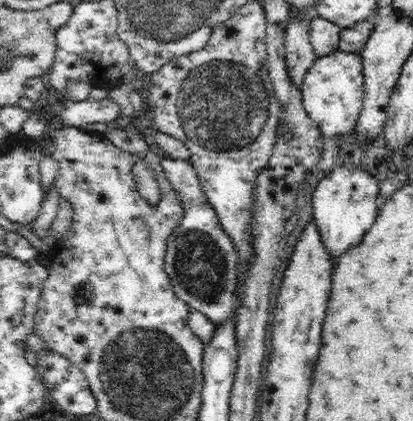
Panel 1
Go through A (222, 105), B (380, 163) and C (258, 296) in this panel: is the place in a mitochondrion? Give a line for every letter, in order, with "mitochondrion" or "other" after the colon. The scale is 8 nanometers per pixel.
A: mitochondrion
B: other
C: other

